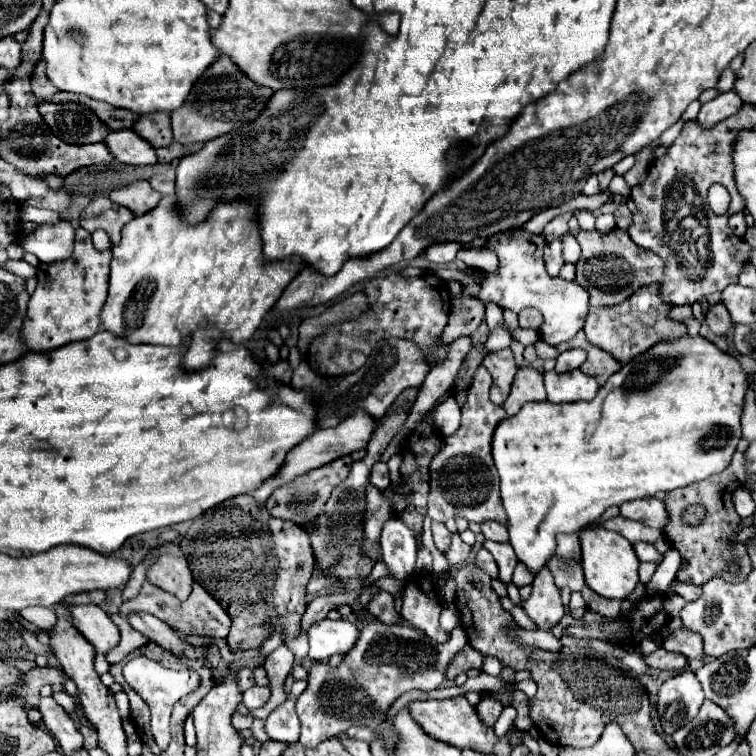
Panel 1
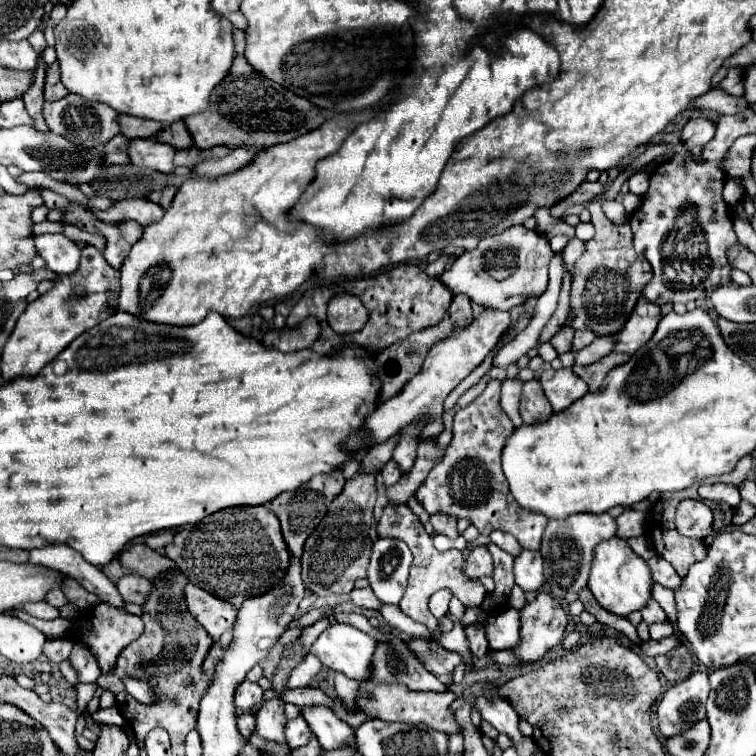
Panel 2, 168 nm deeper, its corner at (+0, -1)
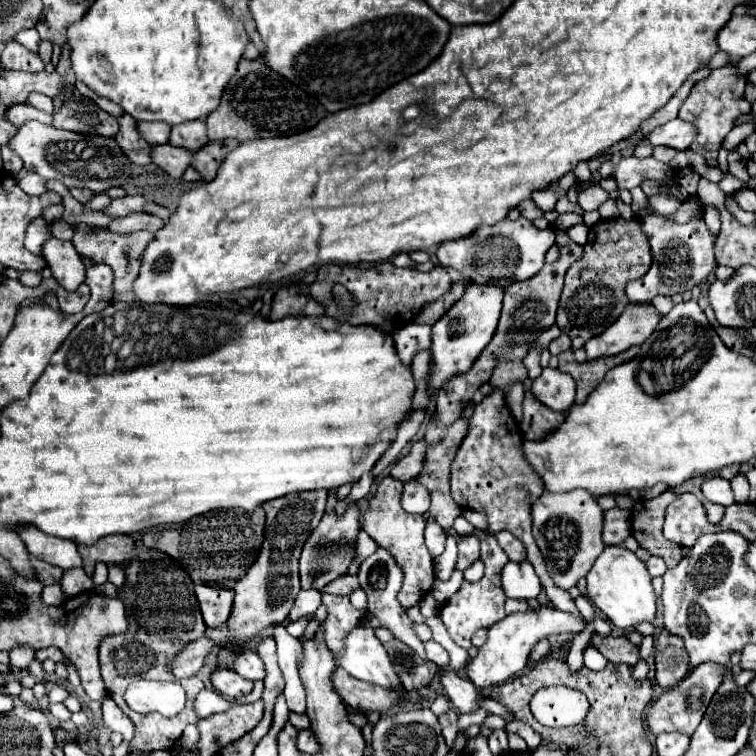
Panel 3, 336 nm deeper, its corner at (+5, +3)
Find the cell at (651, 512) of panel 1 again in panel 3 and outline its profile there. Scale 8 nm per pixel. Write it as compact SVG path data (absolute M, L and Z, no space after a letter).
M619 507L605 511L603 527L605 545L621 545L629 535L631 535L631 511Z

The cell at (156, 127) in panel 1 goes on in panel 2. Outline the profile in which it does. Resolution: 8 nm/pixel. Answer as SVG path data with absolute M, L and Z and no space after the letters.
M176 121L174 125L166 127L160 131L158 141L172 145L174 149L192 149L192 135L188 133L188 127L184 125L184 121Z

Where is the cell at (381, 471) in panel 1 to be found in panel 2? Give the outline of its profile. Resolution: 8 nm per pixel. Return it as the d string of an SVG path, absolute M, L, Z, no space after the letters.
M388 461L386 465L384 465L384 469L382 469L382 481L384 481L384 485L394 485L396 481L400 479L400 467L398 467L398 463L396 461Z

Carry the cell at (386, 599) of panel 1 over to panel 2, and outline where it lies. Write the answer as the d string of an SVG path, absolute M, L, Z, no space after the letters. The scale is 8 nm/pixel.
M370 587L366 589L352 589L350 593L350 601L358 607L364 607L364 609L380 609L382 603L376 599L376 595L372 593Z

